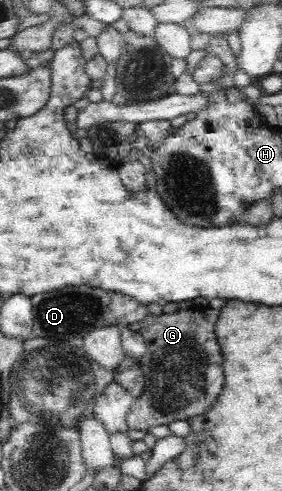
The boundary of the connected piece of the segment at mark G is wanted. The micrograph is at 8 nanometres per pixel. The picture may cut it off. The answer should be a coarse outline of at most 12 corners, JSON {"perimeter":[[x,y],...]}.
{"perimeter":[[219,309],[148,313],[126,423],[207,413],[224,384]]}

